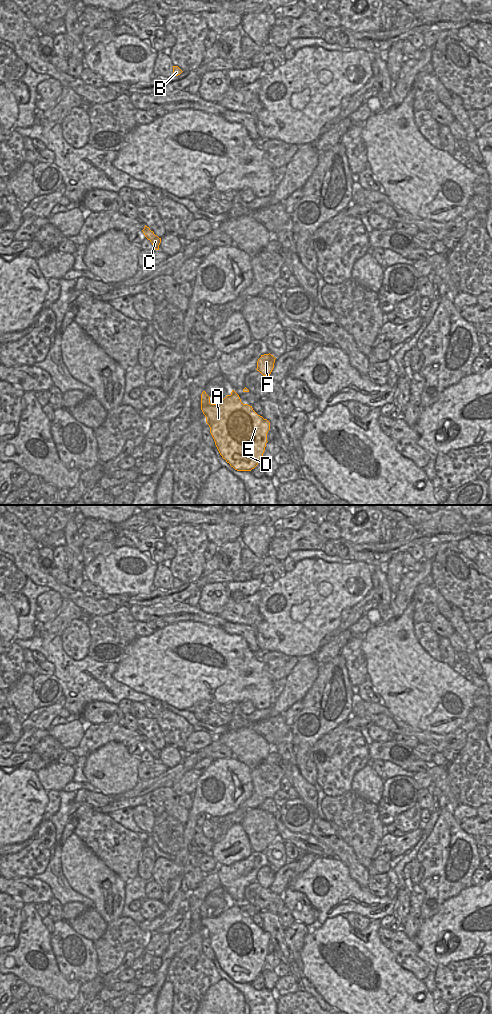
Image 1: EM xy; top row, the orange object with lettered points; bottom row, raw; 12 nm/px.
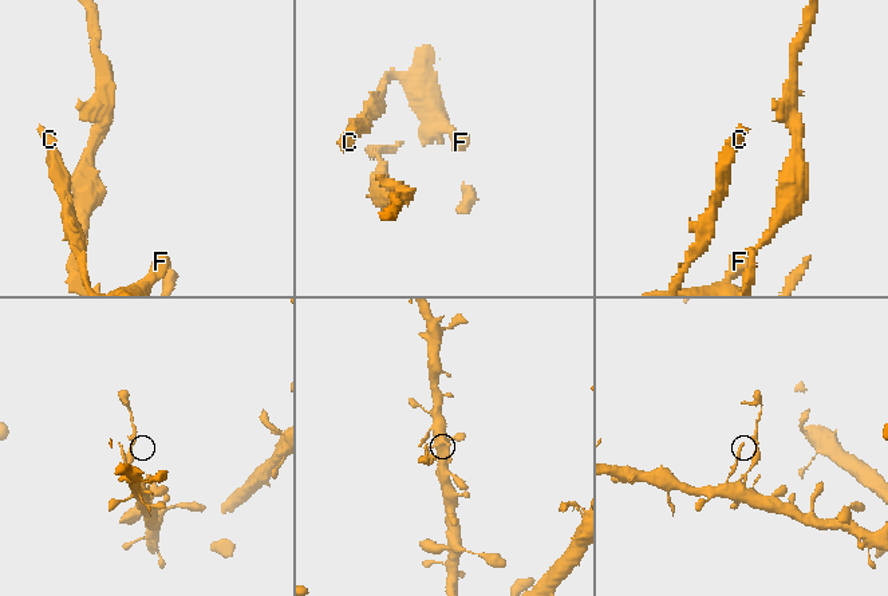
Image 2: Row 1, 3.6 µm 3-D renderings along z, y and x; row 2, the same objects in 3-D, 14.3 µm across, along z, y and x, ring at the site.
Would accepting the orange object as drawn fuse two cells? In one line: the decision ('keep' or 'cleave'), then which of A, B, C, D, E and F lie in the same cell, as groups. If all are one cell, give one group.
cleave; groups A C D E F / B

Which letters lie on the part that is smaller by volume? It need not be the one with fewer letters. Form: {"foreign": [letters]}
{"foreign": ["B"]}

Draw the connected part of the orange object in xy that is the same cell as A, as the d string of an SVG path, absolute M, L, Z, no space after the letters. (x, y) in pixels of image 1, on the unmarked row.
M232 902L220 915L201 919L215 957L237 983L251 983L261 974L270 934L243 916Z

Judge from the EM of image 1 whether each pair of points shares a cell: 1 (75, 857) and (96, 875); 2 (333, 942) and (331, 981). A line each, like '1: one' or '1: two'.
1: one
2: one

